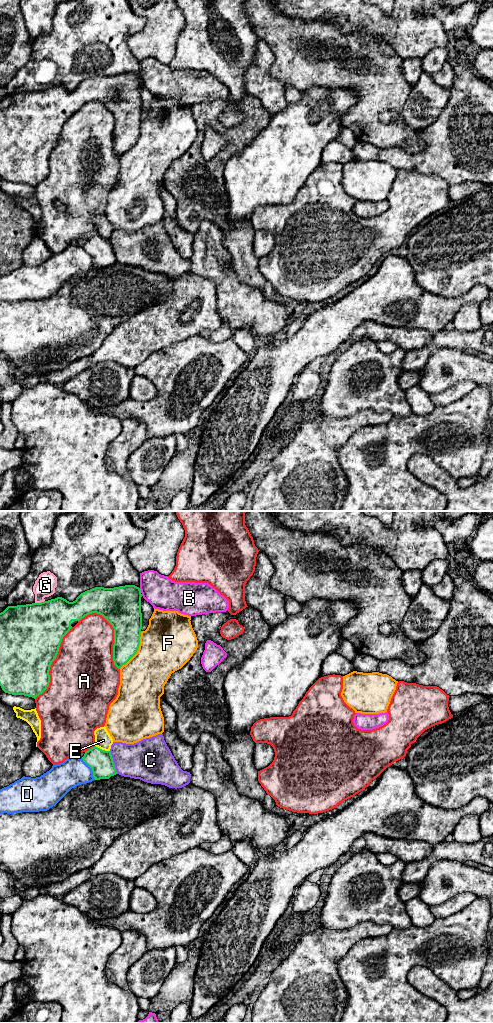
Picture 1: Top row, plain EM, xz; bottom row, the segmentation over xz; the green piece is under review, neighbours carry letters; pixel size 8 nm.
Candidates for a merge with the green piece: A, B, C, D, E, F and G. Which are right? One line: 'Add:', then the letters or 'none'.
Add: none

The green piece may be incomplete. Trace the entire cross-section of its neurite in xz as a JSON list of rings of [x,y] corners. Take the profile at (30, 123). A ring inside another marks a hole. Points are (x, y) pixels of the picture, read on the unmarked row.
[[[125,73],[114,76],[104,76],[104,75],[95,75],[90,78],[87,78],[81,81],[75,89],[69,90],[62,85],[57,85],[48,89],[41,91],[32,91],[26,93],[17,93],[17,94],[8,94],[3,100],[0,101],[0,174],[5,181],[12,183],[24,183],[36,187],[37,184],[42,182],[50,171],[50,155],[52,150],[56,147],[60,132],[63,125],[70,119],[72,116],[72,109],[80,109],[85,104],[97,101],[102,103],[114,116],[114,133],[113,133],[113,149],[114,153],[120,157],[125,153],[138,139],[140,133],[141,117],[142,117],[142,101],[141,101],[141,78],[135,73]]]

